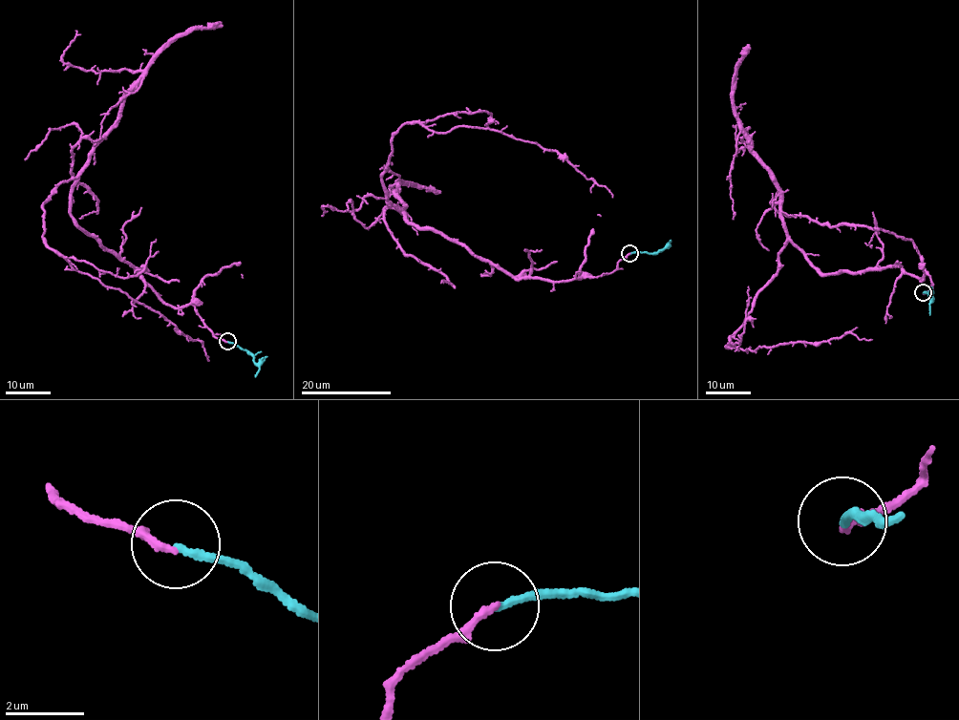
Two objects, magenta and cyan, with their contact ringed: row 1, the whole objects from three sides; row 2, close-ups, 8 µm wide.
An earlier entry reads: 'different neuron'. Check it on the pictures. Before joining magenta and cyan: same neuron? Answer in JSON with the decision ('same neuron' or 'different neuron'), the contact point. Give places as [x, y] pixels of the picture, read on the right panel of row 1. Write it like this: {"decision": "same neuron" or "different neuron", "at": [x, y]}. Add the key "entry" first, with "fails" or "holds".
{"entry": "holds", "decision": "different neuron", "at": [923, 292]}

